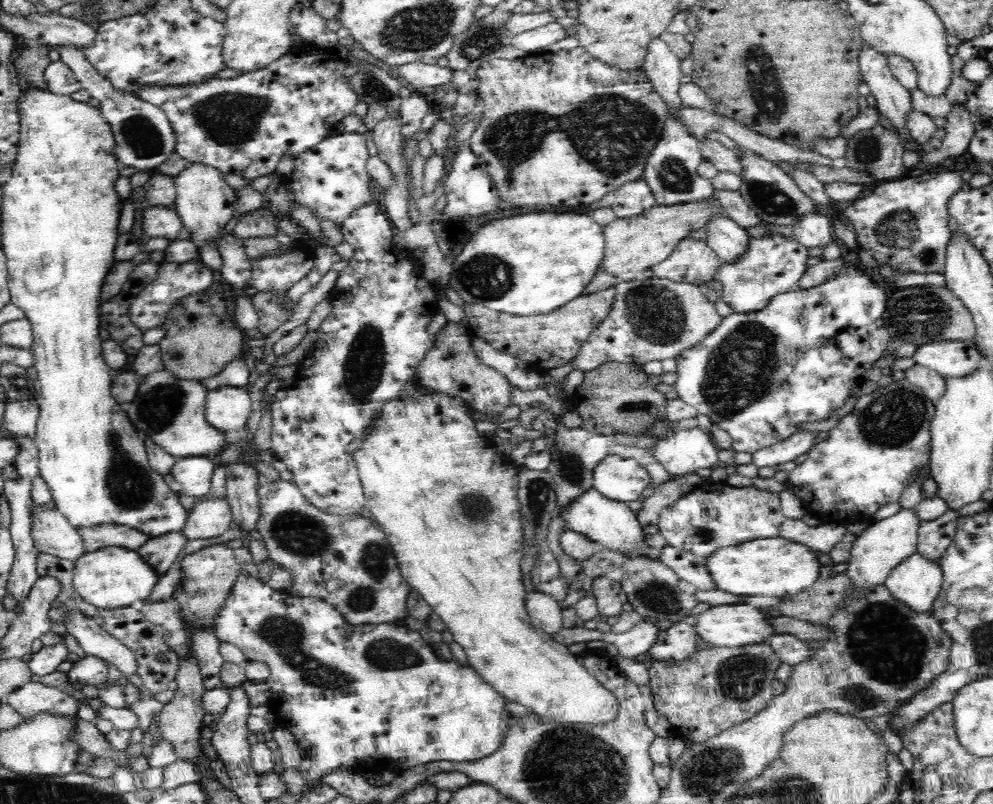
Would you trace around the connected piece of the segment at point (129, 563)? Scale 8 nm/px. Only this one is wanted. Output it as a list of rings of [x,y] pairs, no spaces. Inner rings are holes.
[[[109,546],[84,554],[76,561],[73,590],[97,609],[116,610],[146,602],[158,583],[159,575],[141,558],[138,551]]]

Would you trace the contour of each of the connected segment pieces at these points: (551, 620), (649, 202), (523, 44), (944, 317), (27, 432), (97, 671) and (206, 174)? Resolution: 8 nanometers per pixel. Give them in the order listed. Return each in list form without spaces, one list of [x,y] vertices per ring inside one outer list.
[[[530,592],[525,598],[526,614],[537,630],[553,635],[563,629],[564,608],[560,603],[548,594]]]
[[[643,176],[622,184],[613,193],[615,201],[610,208],[620,219],[635,218],[657,205]]]
[[[548,22],[534,30],[522,32],[512,36],[512,45],[522,50],[525,54],[537,53],[545,47],[566,37],[565,25],[567,23]]]
[[[947,286],[896,288],[888,293],[883,319],[884,328],[888,329],[891,337],[905,340],[917,347],[938,340],[967,341],[975,338],[976,329],[971,312]]]
[[[34,398],[12,401],[5,406],[3,426],[12,437],[24,435],[34,439],[39,416],[40,409]]]
[[[86,655],[73,662],[72,668],[68,670],[66,676],[74,688],[82,691],[82,686],[88,684],[100,684],[106,680],[108,665],[100,657]]]
[[[192,163],[174,177],[176,185],[175,210],[182,220],[182,225],[191,234],[189,240],[197,246],[197,253],[202,252],[206,242],[217,242],[222,231],[233,218],[237,193],[224,181],[225,174],[216,167],[204,163]]]

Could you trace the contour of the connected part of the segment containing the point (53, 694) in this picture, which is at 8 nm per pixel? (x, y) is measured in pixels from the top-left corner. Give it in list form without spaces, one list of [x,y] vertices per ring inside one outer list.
[[[32,680],[8,692],[5,702],[23,720],[33,718],[41,712],[79,717],[79,702],[66,693],[67,690],[62,691],[59,687],[47,686],[40,680]]]

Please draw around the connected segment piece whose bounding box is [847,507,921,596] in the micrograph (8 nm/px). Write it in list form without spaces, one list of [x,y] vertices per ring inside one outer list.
[[[902,507],[896,514],[879,521],[870,521],[870,526],[854,541],[851,558],[847,560],[848,576],[855,584],[855,590],[849,594],[858,596],[860,592],[872,592],[878,584],[885,583],[885,578],[898,563],[916,553],[920,523],[919,515],[911,507]]]

